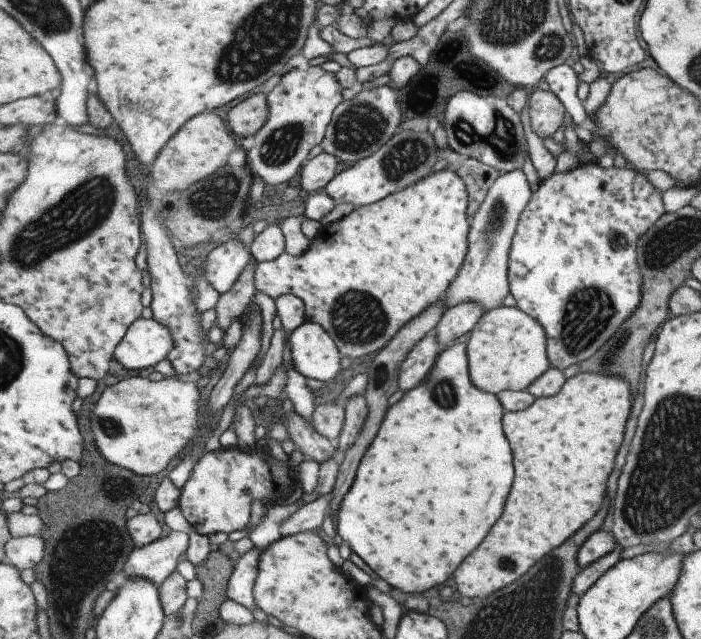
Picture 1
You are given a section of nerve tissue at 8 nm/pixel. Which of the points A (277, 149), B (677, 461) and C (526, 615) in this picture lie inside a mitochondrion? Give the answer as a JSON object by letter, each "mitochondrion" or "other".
{"A":"mitochondrion","B":"mitochondrion","C":"mitochondrion"}

